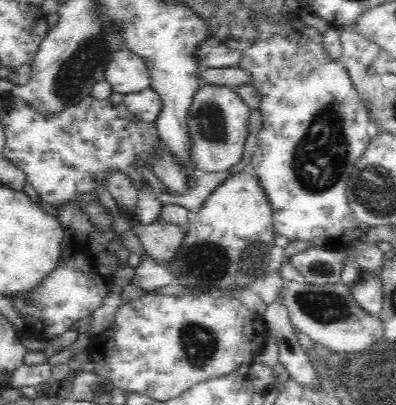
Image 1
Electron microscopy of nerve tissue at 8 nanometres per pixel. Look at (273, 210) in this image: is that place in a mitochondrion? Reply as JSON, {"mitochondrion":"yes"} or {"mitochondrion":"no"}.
{"mitochondrion":"no"}

